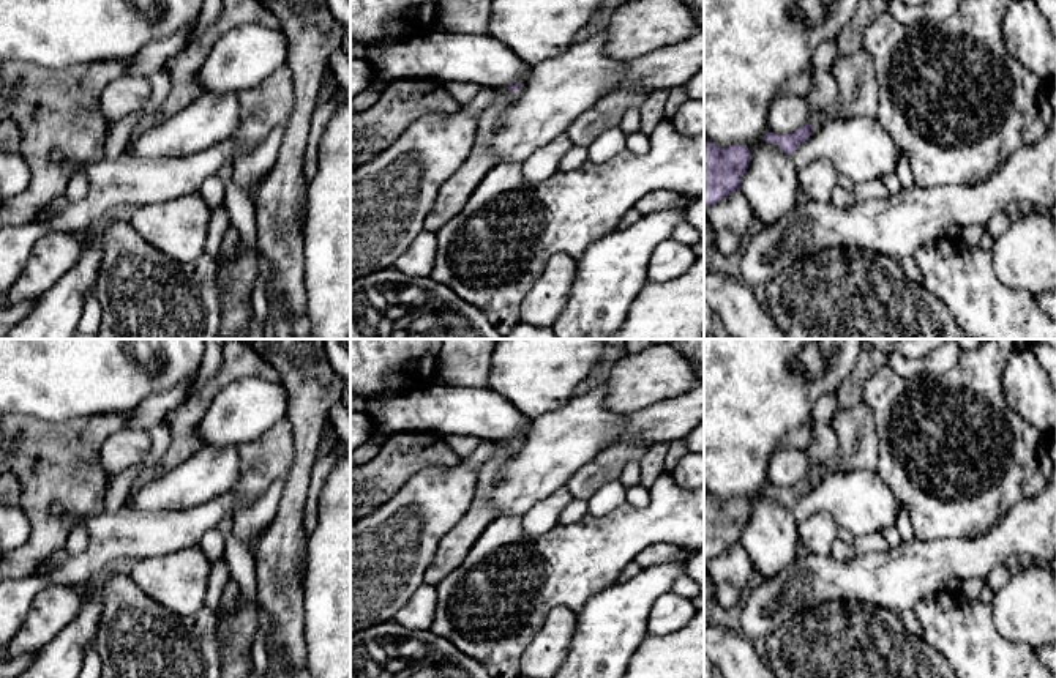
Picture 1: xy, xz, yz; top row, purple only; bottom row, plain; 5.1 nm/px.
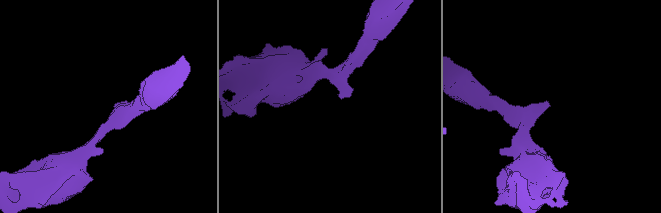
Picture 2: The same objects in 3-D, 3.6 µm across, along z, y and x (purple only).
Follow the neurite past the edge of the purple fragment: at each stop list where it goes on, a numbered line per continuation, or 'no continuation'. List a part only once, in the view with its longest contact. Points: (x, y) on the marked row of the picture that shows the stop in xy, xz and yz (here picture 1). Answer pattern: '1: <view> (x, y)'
1: xz (453, 194)

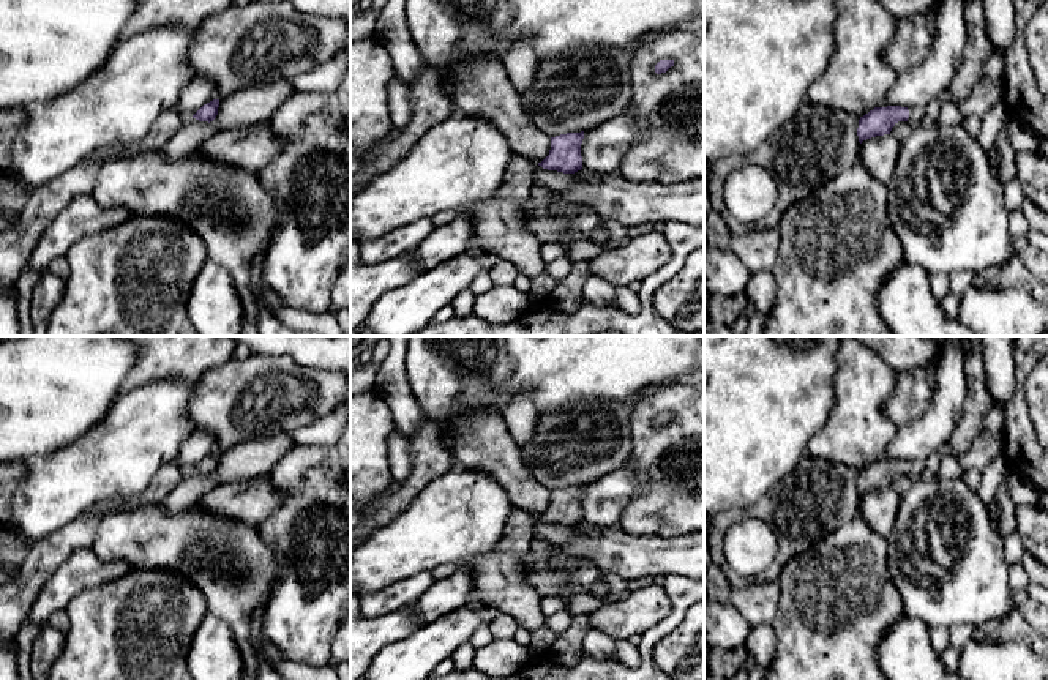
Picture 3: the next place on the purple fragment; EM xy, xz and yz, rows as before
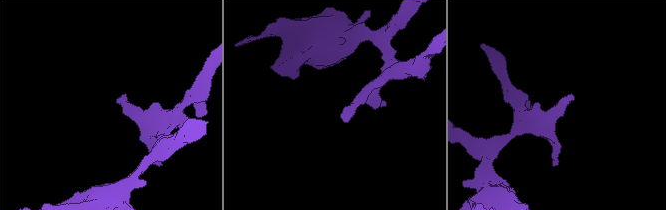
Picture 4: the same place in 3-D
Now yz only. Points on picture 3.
1: yz (917, 114)

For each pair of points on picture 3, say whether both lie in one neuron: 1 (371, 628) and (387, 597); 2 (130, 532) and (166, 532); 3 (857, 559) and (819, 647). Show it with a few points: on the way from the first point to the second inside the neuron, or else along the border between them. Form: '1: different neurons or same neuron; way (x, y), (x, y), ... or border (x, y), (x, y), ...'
1: different neurons; border (411, 605), (366, 617)
2: same neuron; way (139, 532), (157, 532)
3: same neuron; way (843, 581), (827, 625)

